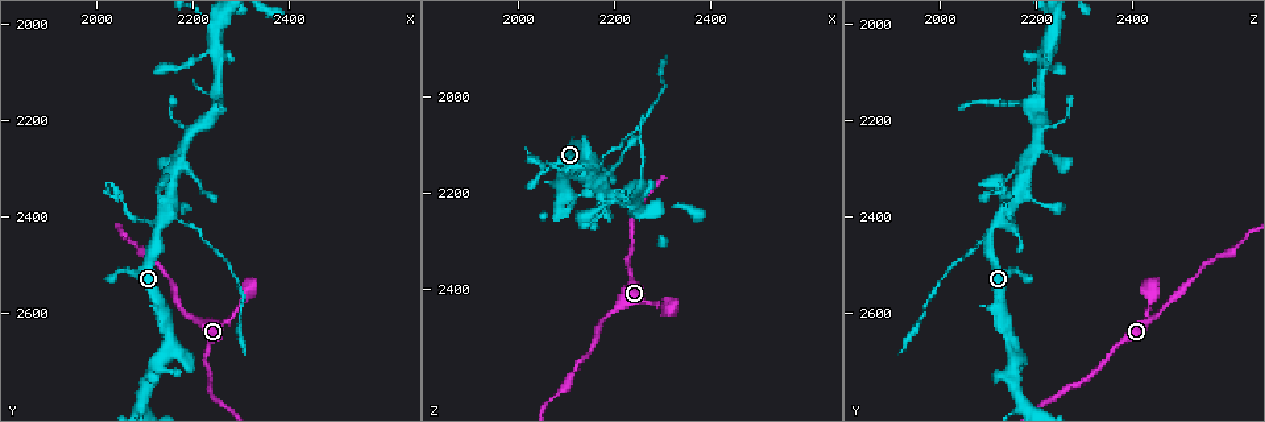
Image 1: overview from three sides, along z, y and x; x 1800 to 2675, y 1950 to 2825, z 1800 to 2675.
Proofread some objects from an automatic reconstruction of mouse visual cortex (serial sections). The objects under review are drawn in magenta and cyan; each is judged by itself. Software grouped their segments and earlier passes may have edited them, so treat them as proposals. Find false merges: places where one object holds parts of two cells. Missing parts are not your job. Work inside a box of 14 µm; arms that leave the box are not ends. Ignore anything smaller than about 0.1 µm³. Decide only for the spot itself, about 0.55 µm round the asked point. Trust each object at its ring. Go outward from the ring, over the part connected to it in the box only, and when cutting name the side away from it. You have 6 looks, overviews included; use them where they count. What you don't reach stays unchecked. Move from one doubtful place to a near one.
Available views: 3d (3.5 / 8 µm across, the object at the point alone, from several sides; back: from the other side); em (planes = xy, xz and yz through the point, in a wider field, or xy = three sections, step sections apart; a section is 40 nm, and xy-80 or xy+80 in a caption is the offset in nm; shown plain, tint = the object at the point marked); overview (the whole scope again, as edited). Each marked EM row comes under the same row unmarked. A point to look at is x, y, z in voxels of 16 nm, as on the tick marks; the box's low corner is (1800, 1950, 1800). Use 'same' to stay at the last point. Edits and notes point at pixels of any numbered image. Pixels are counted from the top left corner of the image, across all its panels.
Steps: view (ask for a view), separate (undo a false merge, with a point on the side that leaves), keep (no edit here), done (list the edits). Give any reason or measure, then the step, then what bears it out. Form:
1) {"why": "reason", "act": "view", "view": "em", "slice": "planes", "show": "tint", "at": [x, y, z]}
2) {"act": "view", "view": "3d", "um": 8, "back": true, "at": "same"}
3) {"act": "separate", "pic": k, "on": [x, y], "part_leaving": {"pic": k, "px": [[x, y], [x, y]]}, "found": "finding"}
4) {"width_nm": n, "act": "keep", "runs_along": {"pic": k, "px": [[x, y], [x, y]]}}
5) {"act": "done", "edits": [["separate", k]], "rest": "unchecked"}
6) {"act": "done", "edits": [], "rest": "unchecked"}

{"act": "view", "view": "3d", "um": 3.5, "at": [2170, 2265, 2205]}

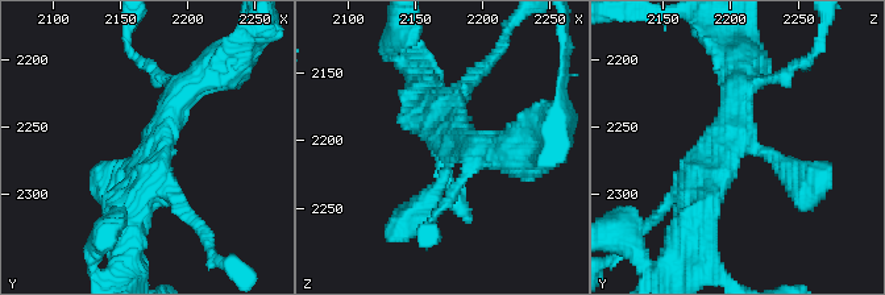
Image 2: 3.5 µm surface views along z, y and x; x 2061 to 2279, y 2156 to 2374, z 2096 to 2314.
{"arms": 3, "arm_widths_nm": [200, 300, 400], "act": "view", "view": "em", "slice": "xy", "step": 5, "show": "tint", "at": [2172, 2266, 2198]}

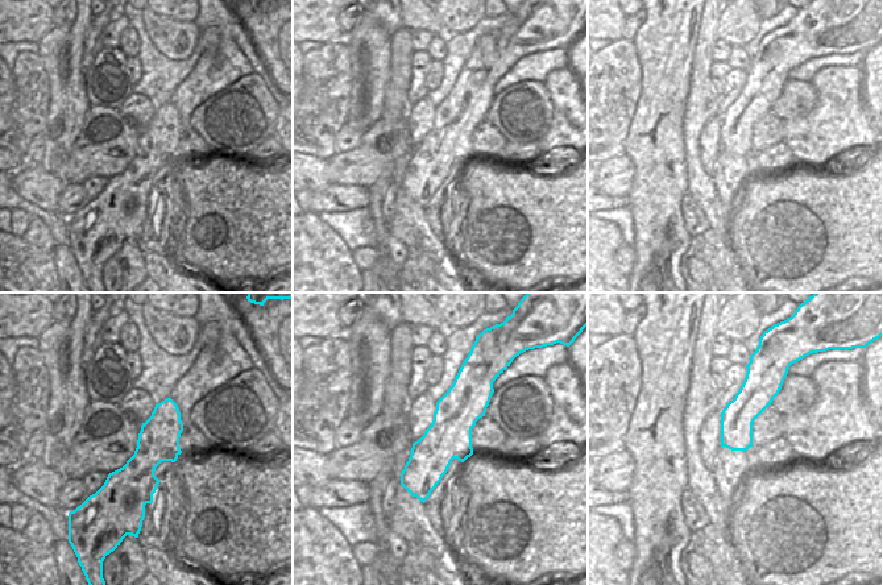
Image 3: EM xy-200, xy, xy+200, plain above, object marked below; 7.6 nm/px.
{"act": "keep", "runs_along": {"pic": 3, "px": [[464, 376], [422, 497]]}, "found": "continuous, no second cell"}

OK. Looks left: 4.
{"why": "a fork", "act": "view", "view": "3d", "um": 3.5, "at": [2260, 2175, 2200]}

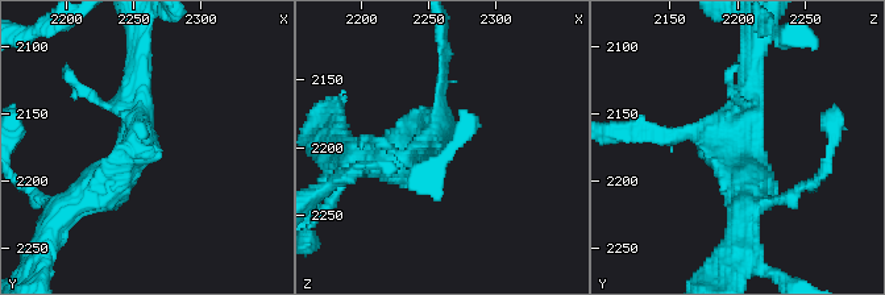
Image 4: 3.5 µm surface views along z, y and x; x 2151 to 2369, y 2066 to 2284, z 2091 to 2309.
{"why": "need the tissue", "act": "view", "view": "em", "slice": "xy", "step": 1, "show": "tint", "at": [2252, 2172, 2202]}

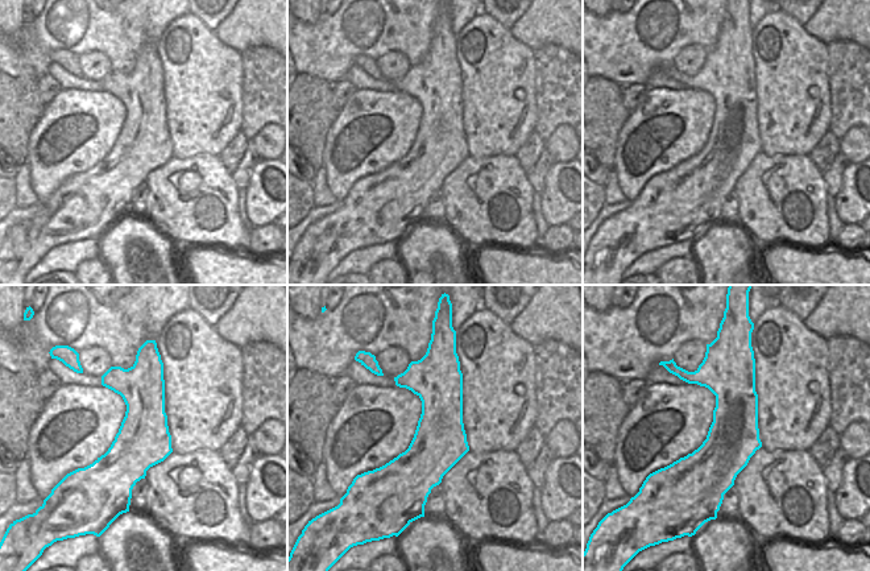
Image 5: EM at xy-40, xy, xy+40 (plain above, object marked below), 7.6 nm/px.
{"act": "keep", "runs_along": {"pic": 5, "px": [[149, 364], [124, 500]]}, "found": "one cell here"}

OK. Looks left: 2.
{"why": "thick turns thin", "act": "view", "view": "3d", "um": 3.5, "at": [2245, 2060, 2225]}

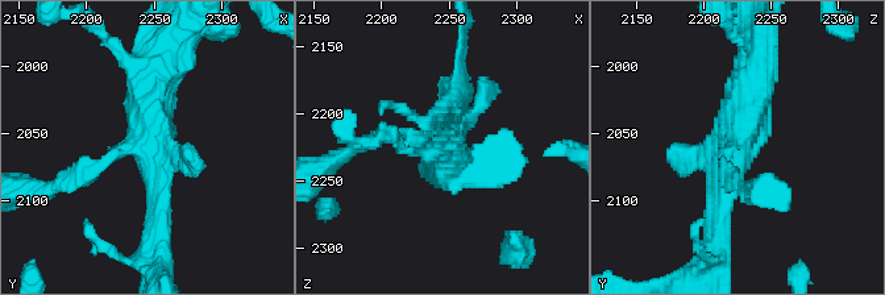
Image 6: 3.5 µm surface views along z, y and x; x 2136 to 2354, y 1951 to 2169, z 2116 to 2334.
{"why": "need the tissue", "act": "view", "view": "em", "slice": "xy", "step": 5, "show": "tint", "at": [2246, 2058, 2226]}

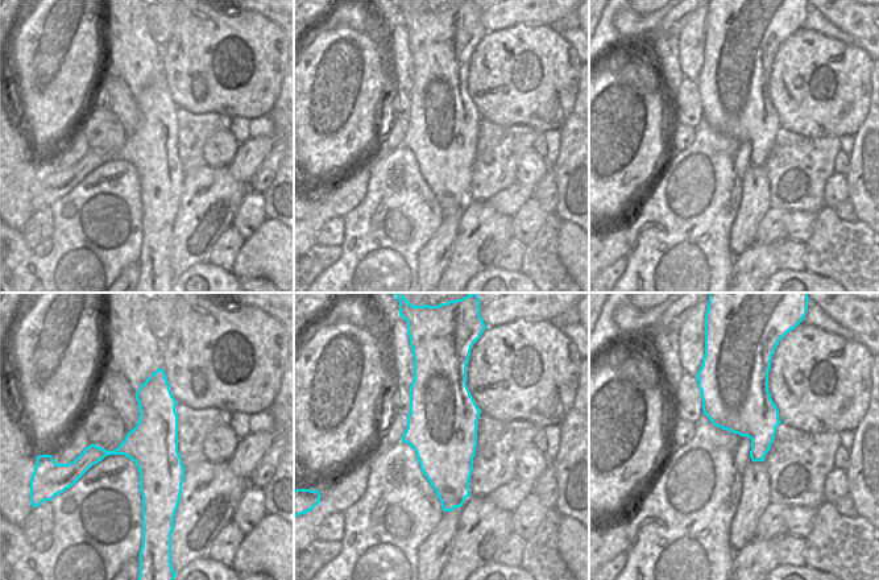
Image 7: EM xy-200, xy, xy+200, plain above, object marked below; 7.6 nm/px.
{"act": "keep", "runs_along": {"pic": 6, "px": [[718, 232], [718, 211], [756, 61]]}, "found": "continuous, no second cell"}

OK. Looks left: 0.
{"act": "done", "edits": [], "rest": "unchecked"}

